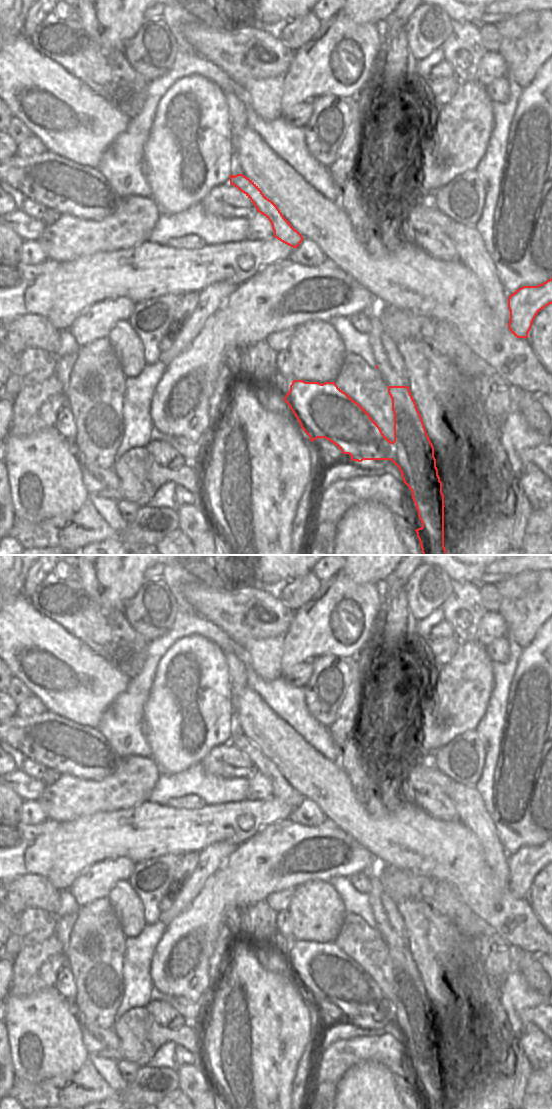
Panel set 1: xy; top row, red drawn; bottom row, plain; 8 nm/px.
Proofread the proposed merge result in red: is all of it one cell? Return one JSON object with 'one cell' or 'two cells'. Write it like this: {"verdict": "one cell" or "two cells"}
{"verdict": "two cells"}

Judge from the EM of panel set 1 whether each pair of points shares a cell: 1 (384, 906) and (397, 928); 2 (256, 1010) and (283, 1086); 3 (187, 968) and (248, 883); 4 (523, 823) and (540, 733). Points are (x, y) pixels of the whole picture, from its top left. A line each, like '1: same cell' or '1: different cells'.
1: same cell
2: same cell
3: same cell
4: same cell

